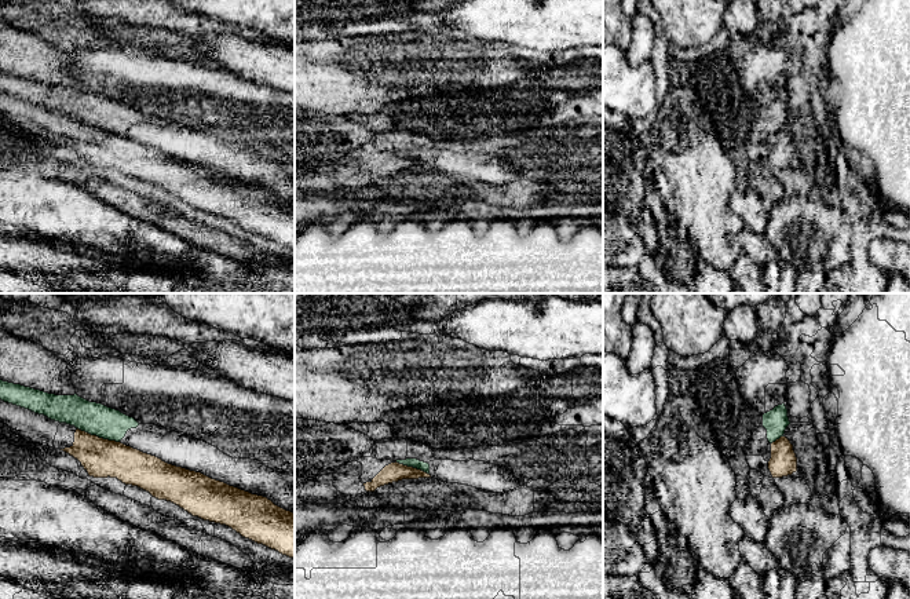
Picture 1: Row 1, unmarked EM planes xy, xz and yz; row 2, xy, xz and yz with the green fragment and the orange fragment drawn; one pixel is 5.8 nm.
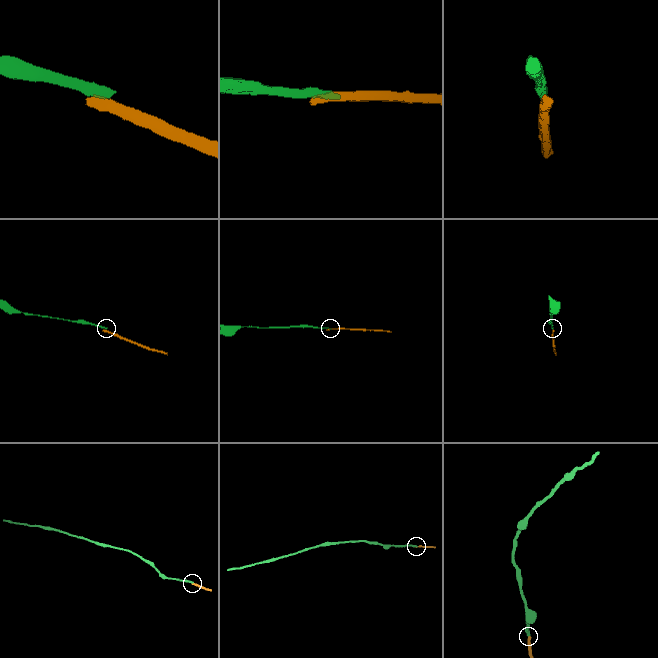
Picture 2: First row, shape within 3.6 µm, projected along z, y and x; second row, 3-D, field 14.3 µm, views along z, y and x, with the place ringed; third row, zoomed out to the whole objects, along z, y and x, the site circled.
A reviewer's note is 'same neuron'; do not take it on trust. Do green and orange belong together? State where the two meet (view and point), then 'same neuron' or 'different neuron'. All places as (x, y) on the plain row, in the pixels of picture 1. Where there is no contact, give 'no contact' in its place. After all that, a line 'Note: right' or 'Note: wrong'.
xy (98, 127) | different neuron
Note: wrong

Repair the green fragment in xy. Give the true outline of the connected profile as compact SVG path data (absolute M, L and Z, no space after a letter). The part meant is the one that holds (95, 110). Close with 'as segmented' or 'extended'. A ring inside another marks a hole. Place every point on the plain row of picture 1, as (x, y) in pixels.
M0 72L0 91L267 189L295 205L295 168L282 167L257 151L233 150L204 132L154 116L139 116L120 102L89 94L77 85L55 87Z; extended

